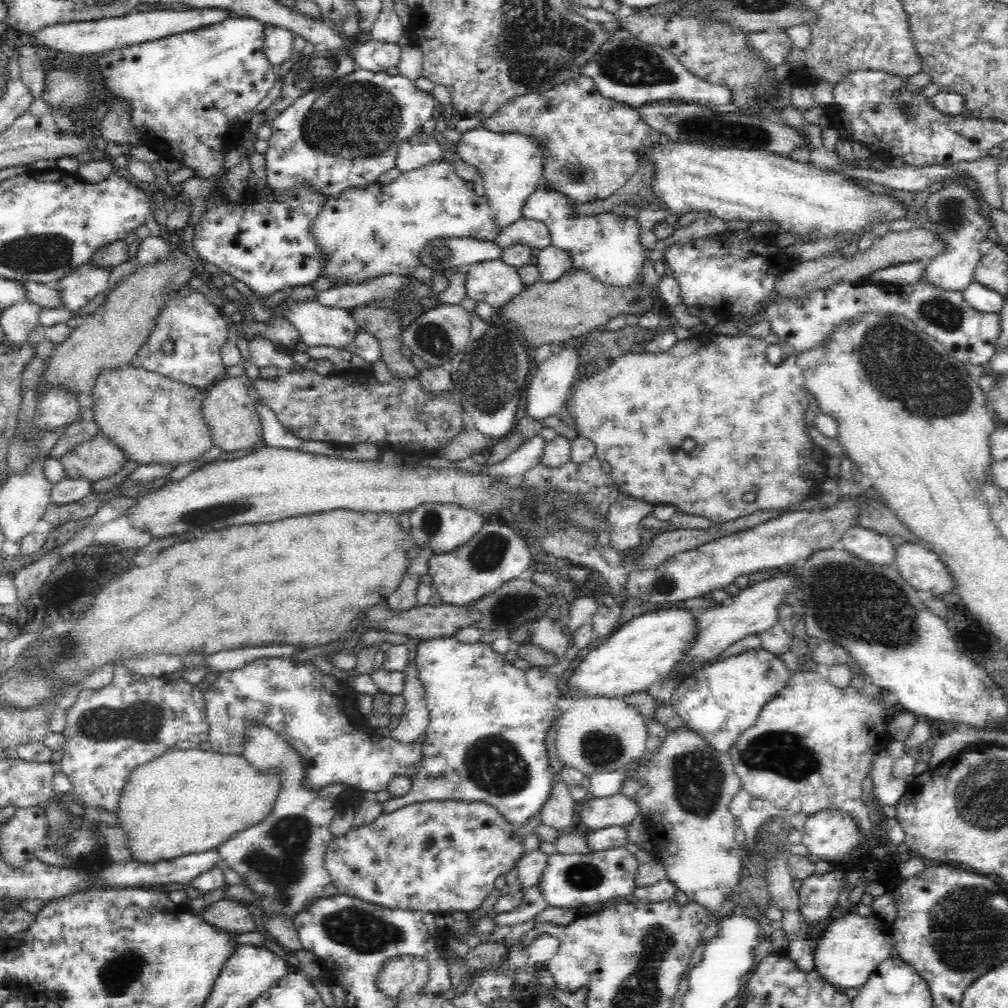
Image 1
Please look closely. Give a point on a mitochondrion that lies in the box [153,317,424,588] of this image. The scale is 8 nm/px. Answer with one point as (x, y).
(217, 515)

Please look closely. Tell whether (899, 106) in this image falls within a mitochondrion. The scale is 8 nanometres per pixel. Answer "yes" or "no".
yes

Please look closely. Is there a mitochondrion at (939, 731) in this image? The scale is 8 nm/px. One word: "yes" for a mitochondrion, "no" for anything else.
no

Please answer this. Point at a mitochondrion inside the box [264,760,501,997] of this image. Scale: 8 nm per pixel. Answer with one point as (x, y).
(365, 932)

